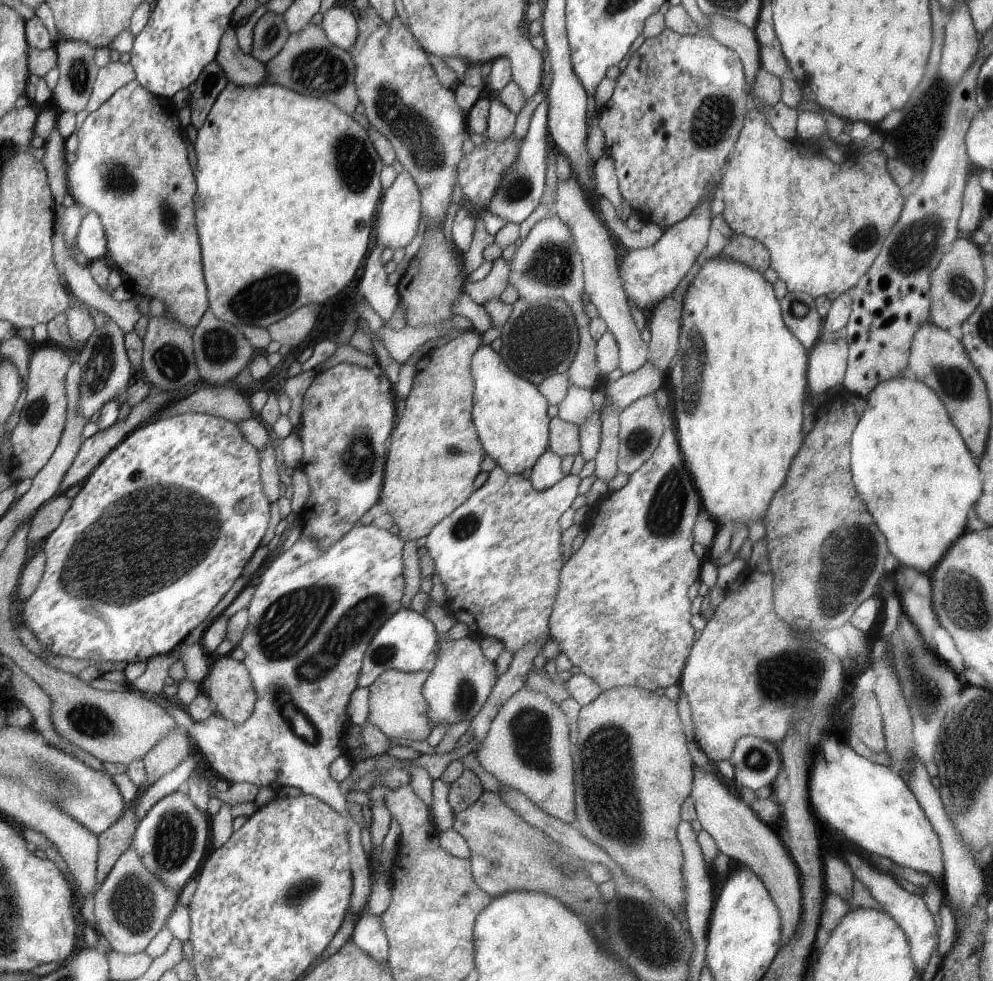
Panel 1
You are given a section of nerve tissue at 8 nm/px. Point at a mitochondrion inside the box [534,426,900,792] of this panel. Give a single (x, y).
(848, 559)

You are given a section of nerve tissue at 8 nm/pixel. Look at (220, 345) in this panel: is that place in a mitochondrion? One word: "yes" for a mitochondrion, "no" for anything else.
yes

